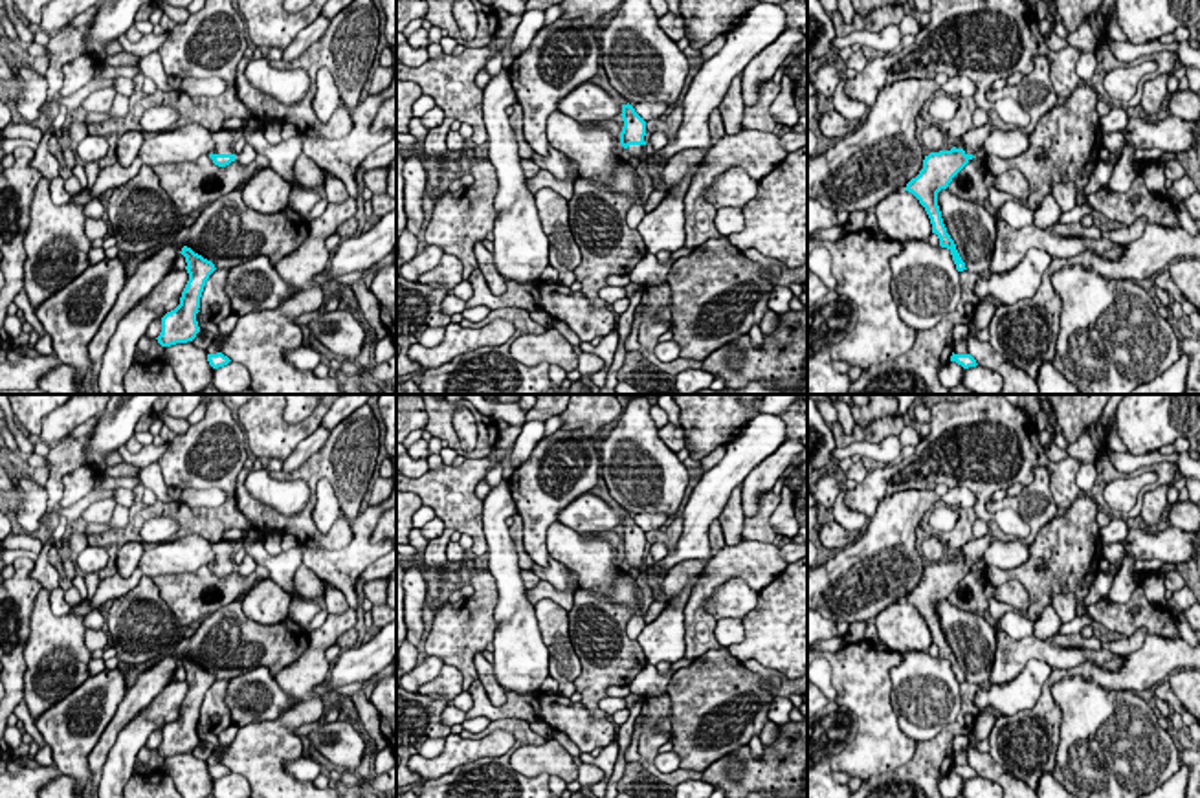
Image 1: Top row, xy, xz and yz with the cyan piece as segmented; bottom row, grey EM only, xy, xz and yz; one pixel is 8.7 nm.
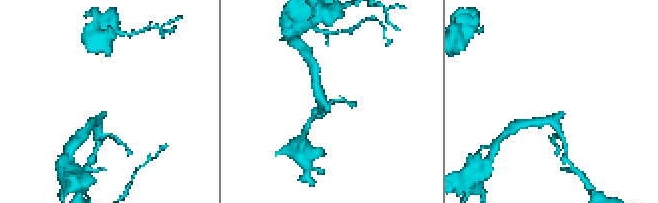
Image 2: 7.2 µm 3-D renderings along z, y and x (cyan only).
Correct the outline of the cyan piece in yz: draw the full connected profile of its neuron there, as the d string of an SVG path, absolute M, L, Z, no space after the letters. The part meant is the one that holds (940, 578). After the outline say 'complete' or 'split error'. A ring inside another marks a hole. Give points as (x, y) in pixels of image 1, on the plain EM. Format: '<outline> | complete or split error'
M989 534L965 543L961 547L965 554L963 560L952 558L950 561L930 563L925 567L919 585L905 598L905 602L912 604L925 618L932 635L932 644L938 646L939 657L950 662L958 682L967 679L943 635L938 604L947 600L952 589L976 567L993 539L994 538Z | split error

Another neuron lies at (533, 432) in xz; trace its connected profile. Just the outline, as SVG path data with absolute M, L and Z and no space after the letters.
M541 420L525 422L516 440L516 448L510 453L510 464L514 468L521 466L530 457L532 449L543 438L543 435L545 435L545 422Z

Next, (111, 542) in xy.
M228 497L224 504L215 508L196 506L185 503L154 503L145 504L136 501L128 508L128 525L121 530L106 530L105 534L86 536L88 547L103 547L108 552L108 563L97 572L99 580L106 580L117 572L116 556L123 543L141 541L141 528L152 517L171 517L180 526L174 539L189 534L206 538L211 545L224 541L224 532L229 528L251 530L250 519L239 510L235 497Z

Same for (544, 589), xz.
M539 580L539 583L534 589L527 589L527 600L532 605L536 605L539 600L549 598L565 611L571 611L572 596L574 596L572 589L558 591L550 582L545 582L545 580Z

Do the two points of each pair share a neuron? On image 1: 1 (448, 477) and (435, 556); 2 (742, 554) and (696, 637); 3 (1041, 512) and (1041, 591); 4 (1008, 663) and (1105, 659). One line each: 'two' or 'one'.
1: one
2: one
3: two
4: one

